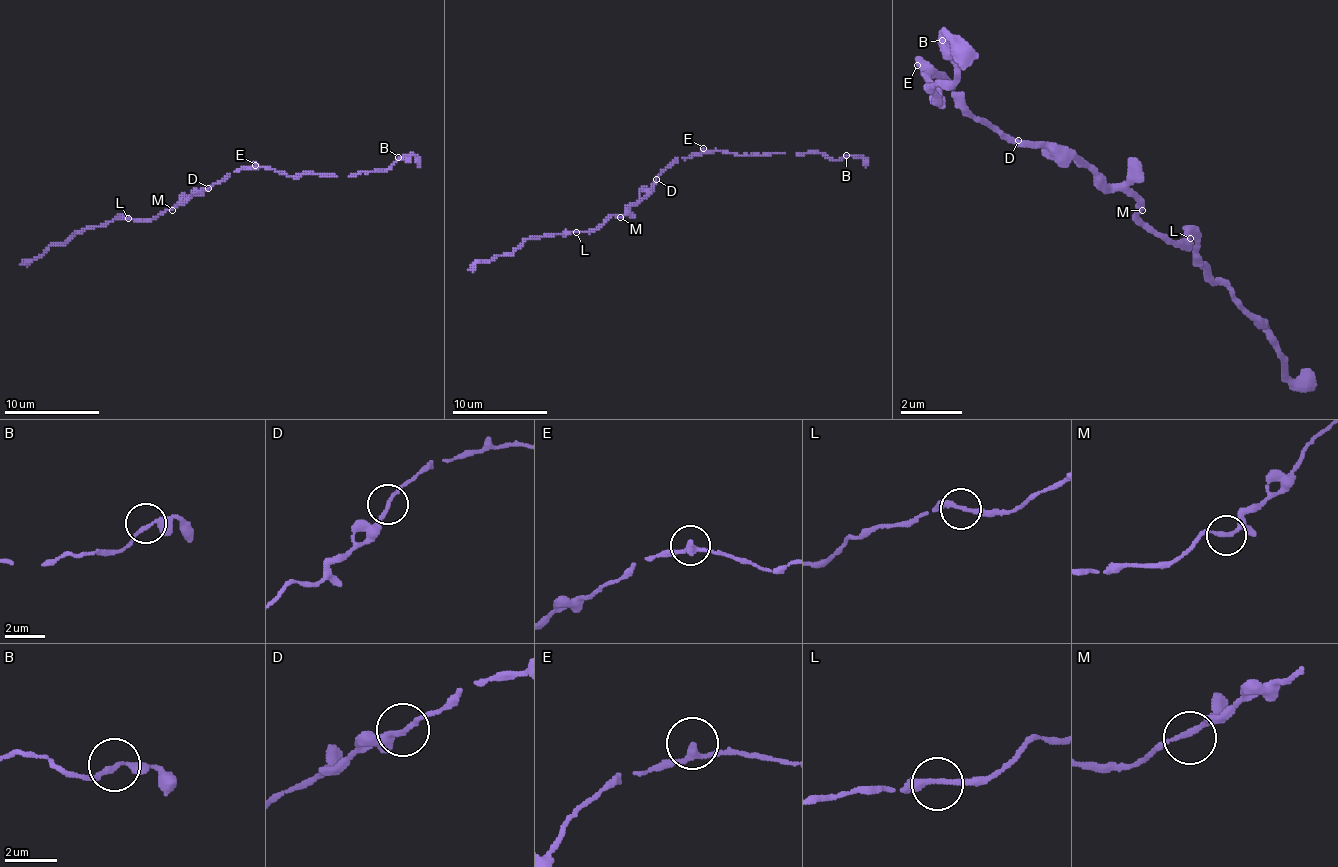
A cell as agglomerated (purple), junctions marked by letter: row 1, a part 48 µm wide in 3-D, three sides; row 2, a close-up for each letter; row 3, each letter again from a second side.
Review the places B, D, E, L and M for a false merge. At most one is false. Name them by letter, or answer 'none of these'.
none of these

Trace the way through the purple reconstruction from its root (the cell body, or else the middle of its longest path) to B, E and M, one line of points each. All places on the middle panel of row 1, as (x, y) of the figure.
B: (658, 177), (677, 158), (716, 151), (737, 155), (823, 153), (835, 160), (842, 160), (846, 155)
E: (658, 177), (677, 158), (696, 155), (704, 148)
M: (658, 177), (656, 184), (620, 217)

